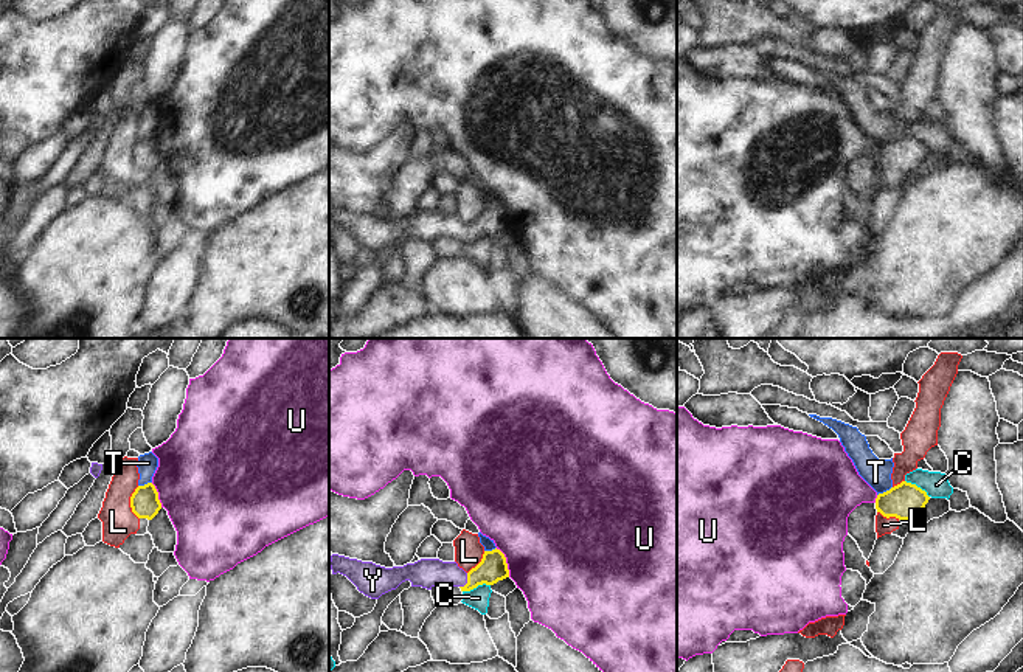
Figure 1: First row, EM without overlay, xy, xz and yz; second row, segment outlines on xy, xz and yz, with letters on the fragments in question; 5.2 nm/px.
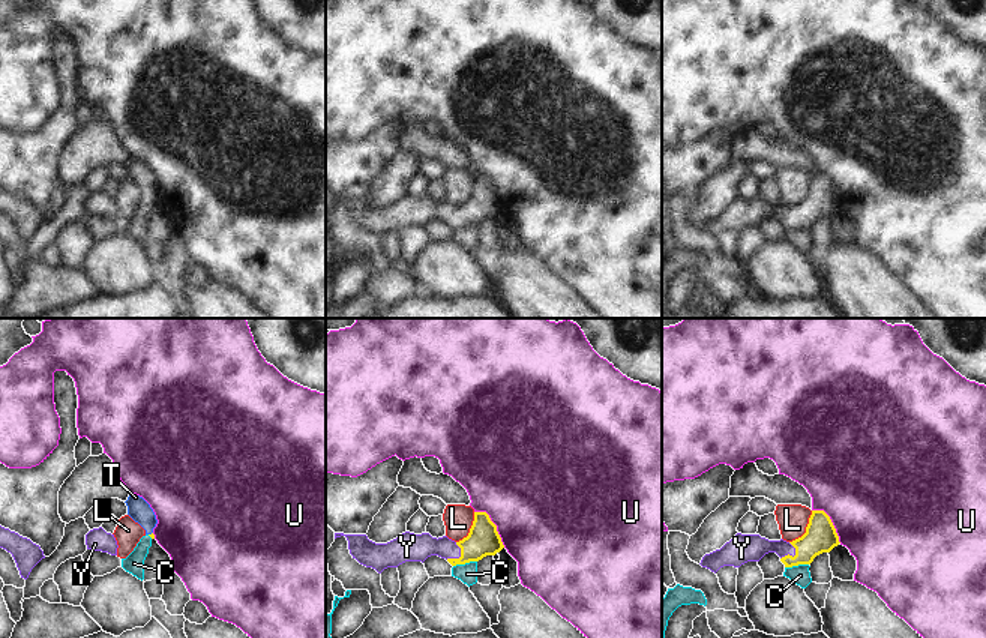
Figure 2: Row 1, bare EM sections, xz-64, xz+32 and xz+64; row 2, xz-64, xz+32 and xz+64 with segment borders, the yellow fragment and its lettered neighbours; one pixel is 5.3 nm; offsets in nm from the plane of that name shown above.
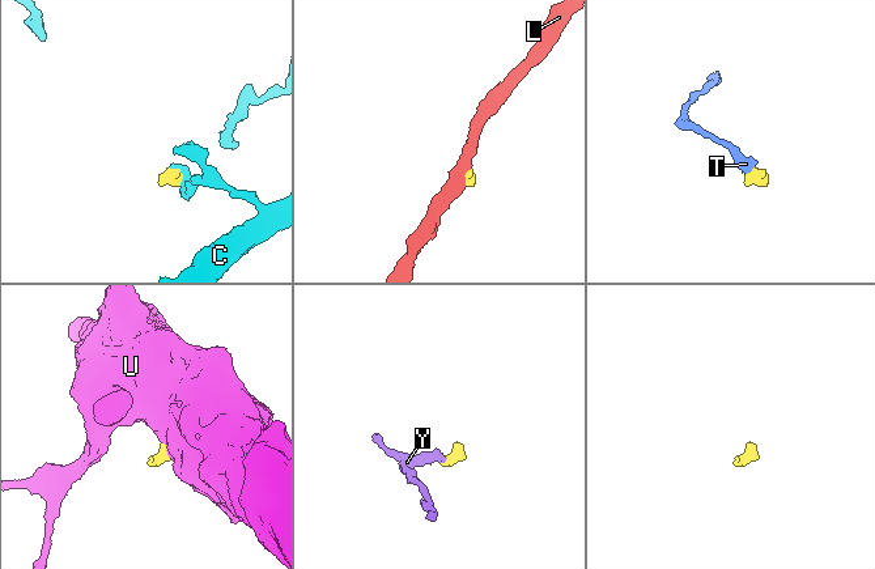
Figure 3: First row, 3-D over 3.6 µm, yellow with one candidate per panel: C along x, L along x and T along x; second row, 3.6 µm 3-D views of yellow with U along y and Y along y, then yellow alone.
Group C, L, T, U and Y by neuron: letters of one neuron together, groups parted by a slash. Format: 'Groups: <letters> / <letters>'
Groups: C T / L / U / Y.

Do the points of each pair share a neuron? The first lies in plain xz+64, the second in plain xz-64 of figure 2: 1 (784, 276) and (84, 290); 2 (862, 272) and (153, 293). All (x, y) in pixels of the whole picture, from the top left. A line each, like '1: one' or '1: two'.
1: two
2: two

